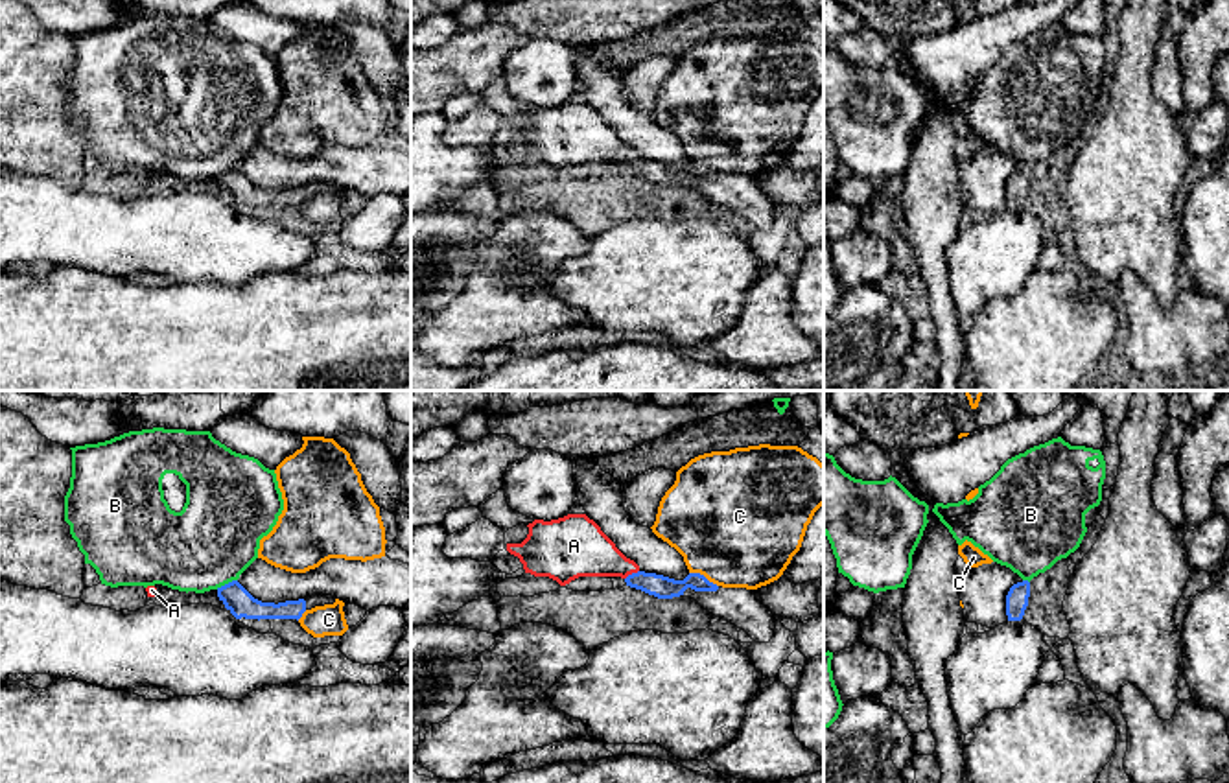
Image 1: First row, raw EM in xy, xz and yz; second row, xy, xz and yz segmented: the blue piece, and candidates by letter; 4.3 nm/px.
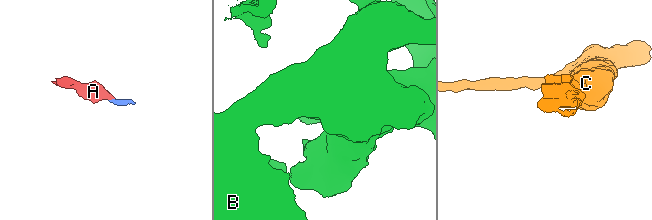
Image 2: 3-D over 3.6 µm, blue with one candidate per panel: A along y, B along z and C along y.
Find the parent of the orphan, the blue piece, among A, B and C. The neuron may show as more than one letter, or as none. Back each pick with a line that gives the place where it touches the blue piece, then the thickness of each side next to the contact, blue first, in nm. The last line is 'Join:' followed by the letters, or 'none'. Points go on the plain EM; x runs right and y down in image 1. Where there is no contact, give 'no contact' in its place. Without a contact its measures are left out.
A: contact xz (632, 161); calibres 100 and 240 nm
Join: A

